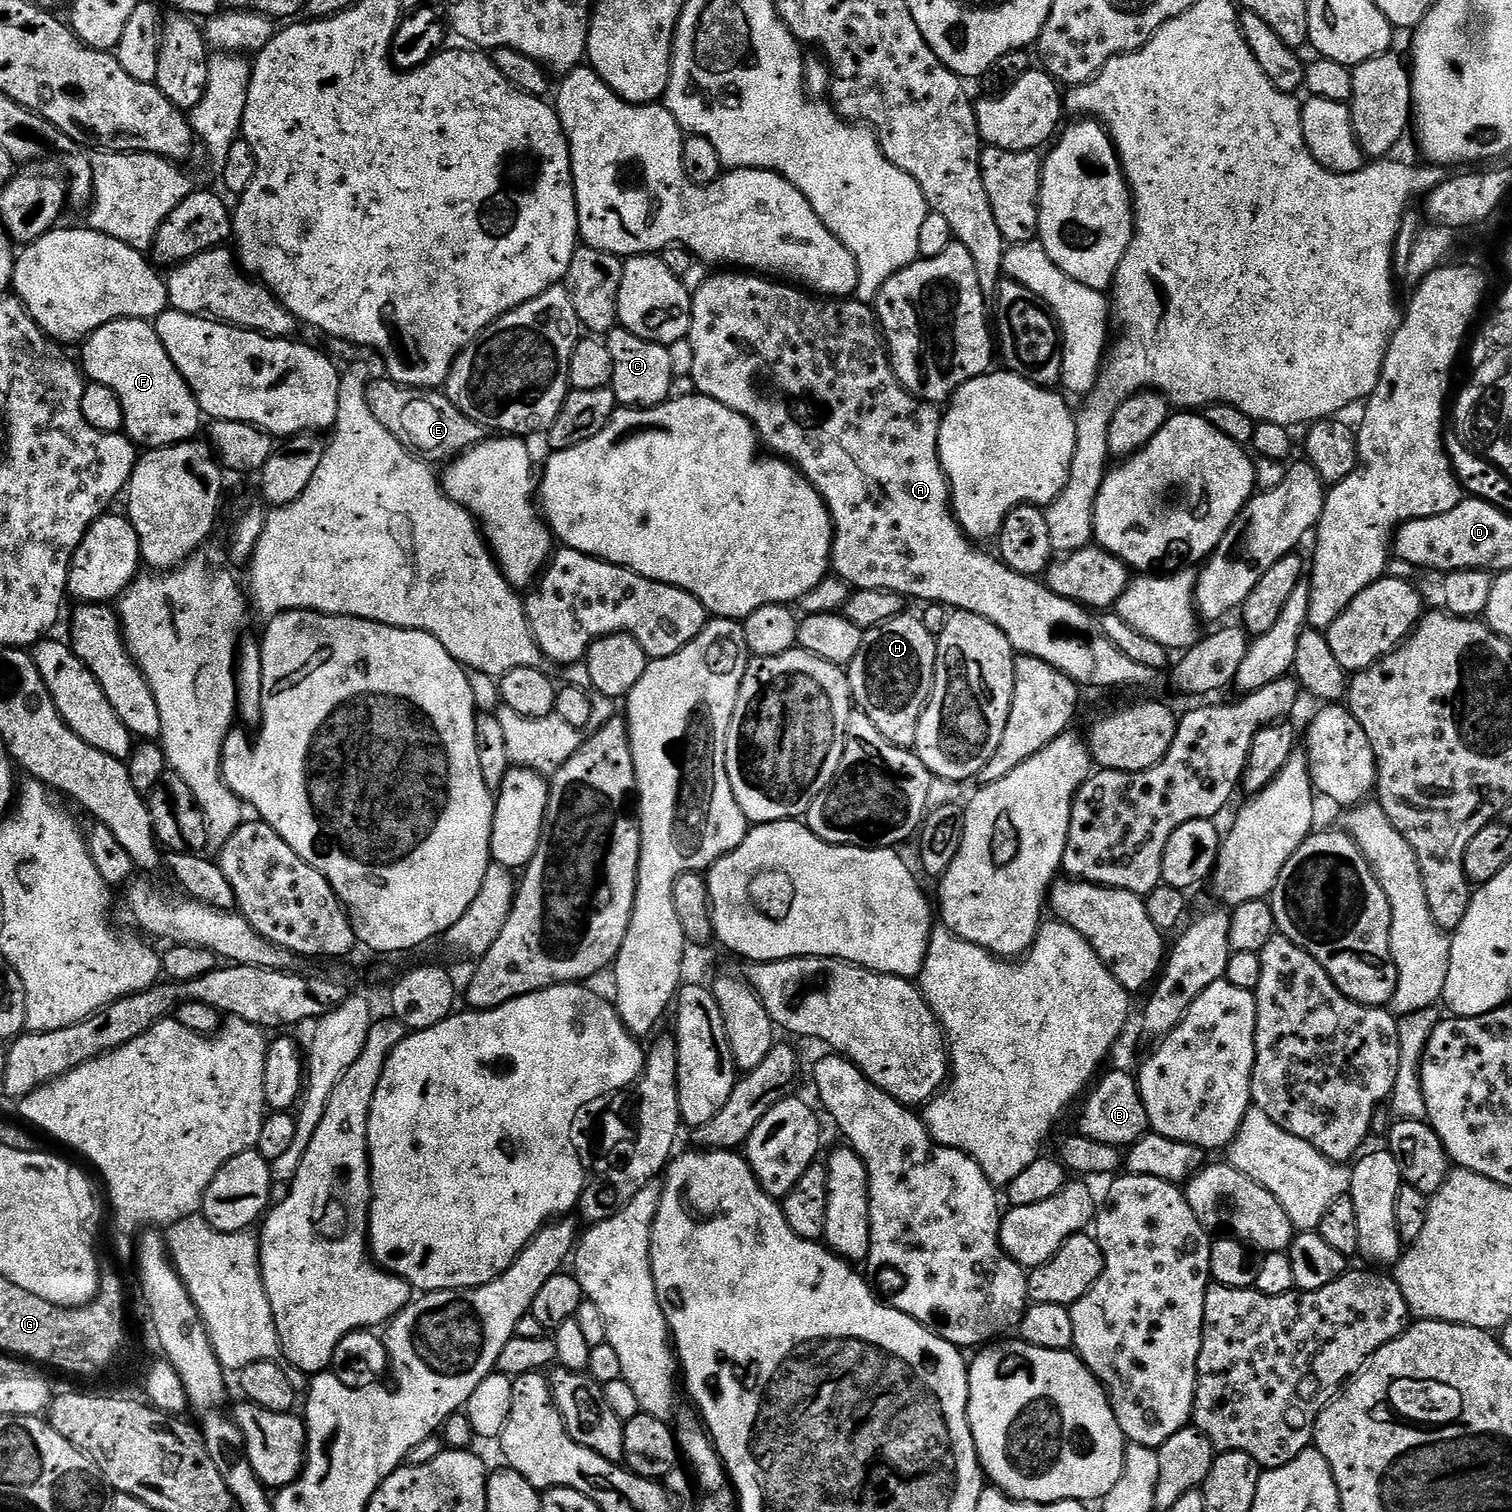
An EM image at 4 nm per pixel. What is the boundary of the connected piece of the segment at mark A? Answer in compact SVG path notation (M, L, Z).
M724 270L721 276L712 276L700 289L695 289L692 292L692 325L688 331L686 339L690 346L693 347L694 364L691 376L696 383L696 391L701 396L709 396L718 402L722 402L722 406L730 406L730 410L734 410L738 414L742 414L752 423L752 427L758 437L759 443L764 444L769 448L769 453L775 454L779 459L787 460L793 468L797 468L811 482L818 490L818 494L823 498L824 504L828 507L829 514L832 515L832 562L830 565L831 571L840 579L845 580L849 589L855 590L861 588L862 590L886 590L887 592L897 592L902 598L909 598L913 596L916 600L928 600L924 602L931 602L936 606L947 606L949 609L957 612L969 612L970 614L978 614L982 618L986 618L986 622L994 622L994 626L998 626L998 630L1002 630L1002 634L1006 634L1006 638L1010 642L1013 652L1021 656L1033 656L1034 658L1042 658L1042 662L1050 662L1050 666L1054 666L1054 670L1062 670L1062 674L1066 674L1072 680L1075 680L1077 685L1088 688L1122 688L1127 685L1130 688L1148 688L1155 682L1158 676L1157 669L1150 666L1142 666L1139 662L1134 662L1130 658L1126 658L1126 654L1122 654L1122 650L1118 650L1118 646L1114 646L1114 642L1110 642L1105 636L1100 635L1098 631L1097 621L1094 619L1093 613L1085 608L1082 604L1076 604L1073 600L1062 598L1058 594L1054 594L1048 589L1047 583L1041 582L1039 579L1031 576L1023 576L1008 567L1000 561L995 555L987 556L984 552L979 552L977 545L973 543L969 537L964 535L964 530L960 523L956 521L956 517L952 514L952 493L948 491L948 479L944 473L944 467L940 461L940 447L938 446L938 434L940 433L940 418L941 413L938 411L937 405L928 404L925 400L919 400L916 396L911 396L902 385L896 376L896 371L892 369L892 362L888 354L885 341L882 339L881 329L878 327L875 311L869 305L861 304L855 298L817 298L815 295L809 294L807 291L801 290L796 286L789 286L784 282L777 282L772 278L765 278L760 274L745 274L740 270Z

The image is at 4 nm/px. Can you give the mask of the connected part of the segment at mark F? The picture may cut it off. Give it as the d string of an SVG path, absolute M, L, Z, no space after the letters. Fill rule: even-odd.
M110 321L90 333L82 348L83 375L91 383L114 390L124 415L123 431L133 444L144 450L164 448L184 444L197 435L202 421L200 404L149 321Z

